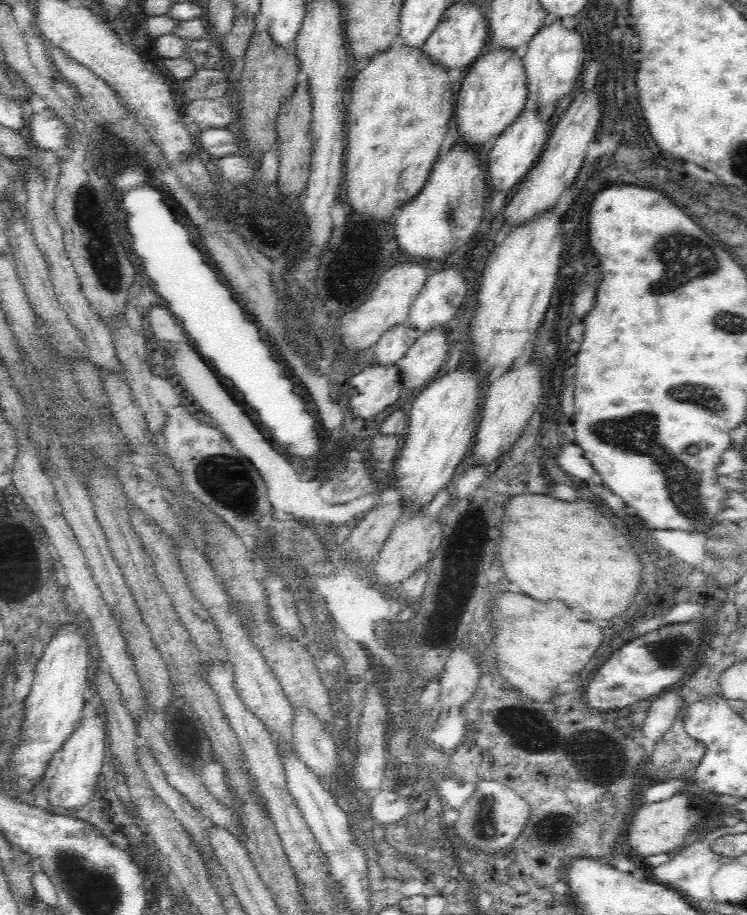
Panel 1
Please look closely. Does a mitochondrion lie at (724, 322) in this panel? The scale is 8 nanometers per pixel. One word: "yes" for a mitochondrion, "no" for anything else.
yes

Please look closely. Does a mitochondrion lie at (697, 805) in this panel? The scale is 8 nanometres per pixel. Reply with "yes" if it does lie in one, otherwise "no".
yes

